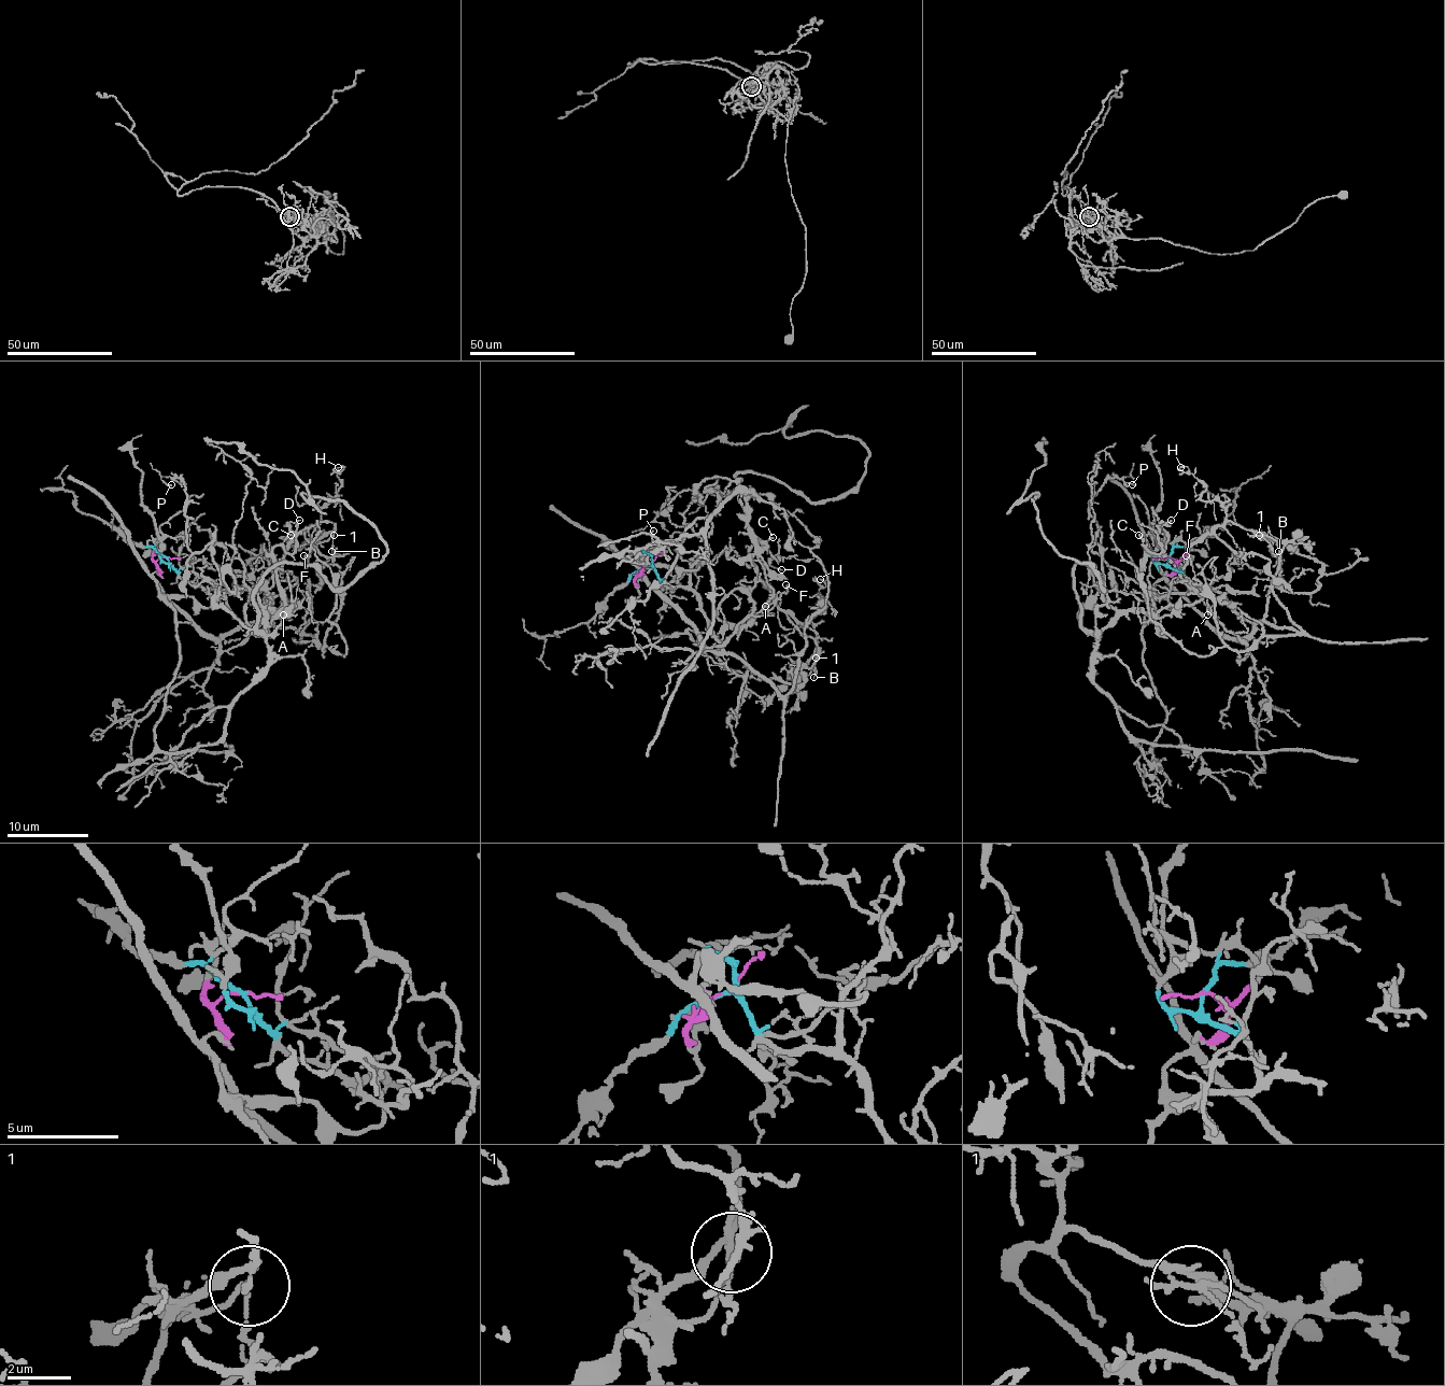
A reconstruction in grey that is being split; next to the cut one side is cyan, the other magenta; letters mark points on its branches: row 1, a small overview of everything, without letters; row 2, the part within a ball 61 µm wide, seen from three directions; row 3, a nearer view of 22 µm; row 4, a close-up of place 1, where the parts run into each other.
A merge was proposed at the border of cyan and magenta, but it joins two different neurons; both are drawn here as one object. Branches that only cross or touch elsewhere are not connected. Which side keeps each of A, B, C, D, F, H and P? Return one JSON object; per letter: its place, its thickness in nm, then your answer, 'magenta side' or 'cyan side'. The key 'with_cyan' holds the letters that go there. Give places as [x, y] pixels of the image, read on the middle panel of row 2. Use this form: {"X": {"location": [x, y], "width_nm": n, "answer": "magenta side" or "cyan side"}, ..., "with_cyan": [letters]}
{"A": {"location": [765, 606], "width_nm": 110, "answer": "magenta side"}, "B": {"location": [813, 677], "width_nm": 130, "answer": "magenta side"}, "C": {"location": [773, 537], "width_nm": 160, "answer": "magenta side"}, "D": {"location": [781, 569], "width_nm": 100, "answer": "magenta side"}, "F": {"location": [785, 584], "width_nm": 160, "answer": "magenta side"}, "H": {"location": [820, 579], "width_nm": 140, "answer": "magenta side"}, "P": {"location": [653, 531], "width_nm": 160, "answer": "magenta side"}, "with_cyan": []}

